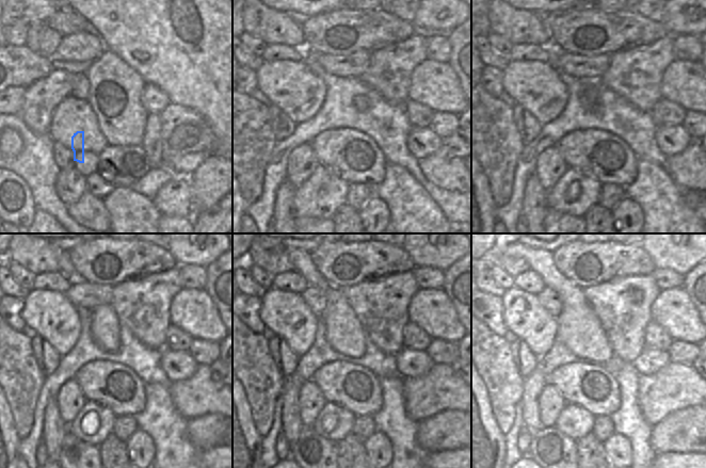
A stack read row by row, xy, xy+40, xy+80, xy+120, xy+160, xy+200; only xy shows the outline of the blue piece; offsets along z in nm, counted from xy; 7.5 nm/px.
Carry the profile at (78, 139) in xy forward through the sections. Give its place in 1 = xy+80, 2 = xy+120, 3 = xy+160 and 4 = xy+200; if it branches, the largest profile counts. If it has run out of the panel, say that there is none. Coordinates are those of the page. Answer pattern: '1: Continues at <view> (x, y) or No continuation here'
1: Continues at xy+80 (595, 148)
2: Continues at xy+120 (117, 387)
3: Continues at xy+160 (354, 387)
4: Continues at xy+200 (593, 388)

